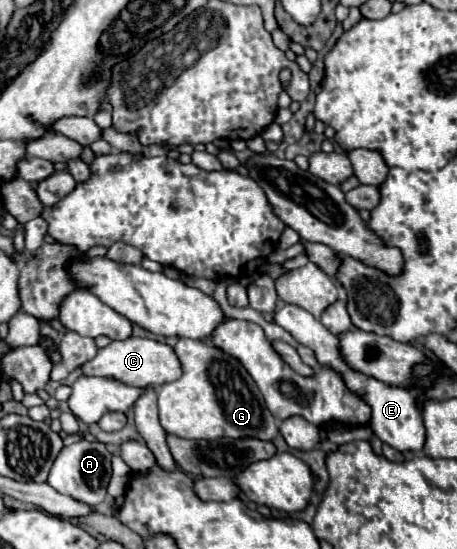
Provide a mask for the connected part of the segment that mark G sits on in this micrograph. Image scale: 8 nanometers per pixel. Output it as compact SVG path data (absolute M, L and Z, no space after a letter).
M179 338L179 342L175 344L175 352L181 360L183 376L159 388L159 422L165 428L165 432L191 440L215 440L215 438L257 438L265 442L275 440L275 436L279 434L277 420L267 410L259 388L255 386L253 378L237 358L221 352L219 348L215 348L205 340L189 340L189 338Z

